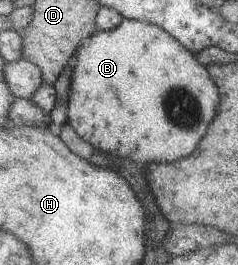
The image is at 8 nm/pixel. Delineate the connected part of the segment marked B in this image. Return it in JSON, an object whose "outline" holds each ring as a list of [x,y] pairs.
{"outline":[[[123,18],[116,27],[95,30],[79,43],[68,59],[67,124],[85,143],[98,151],[134,163],[176,161],[194,151],[198,139],[206,133],[218,109],[218,91],[206,68],[174,37],[144,21]]]}

